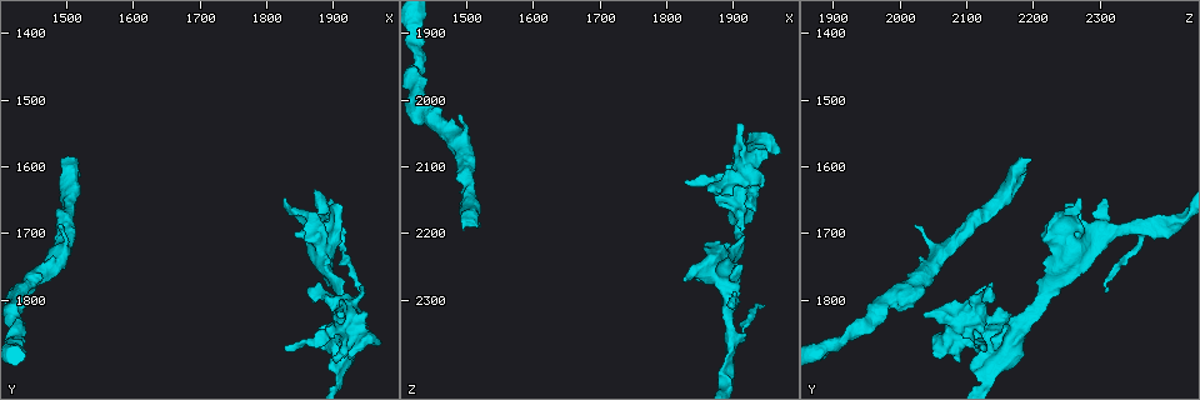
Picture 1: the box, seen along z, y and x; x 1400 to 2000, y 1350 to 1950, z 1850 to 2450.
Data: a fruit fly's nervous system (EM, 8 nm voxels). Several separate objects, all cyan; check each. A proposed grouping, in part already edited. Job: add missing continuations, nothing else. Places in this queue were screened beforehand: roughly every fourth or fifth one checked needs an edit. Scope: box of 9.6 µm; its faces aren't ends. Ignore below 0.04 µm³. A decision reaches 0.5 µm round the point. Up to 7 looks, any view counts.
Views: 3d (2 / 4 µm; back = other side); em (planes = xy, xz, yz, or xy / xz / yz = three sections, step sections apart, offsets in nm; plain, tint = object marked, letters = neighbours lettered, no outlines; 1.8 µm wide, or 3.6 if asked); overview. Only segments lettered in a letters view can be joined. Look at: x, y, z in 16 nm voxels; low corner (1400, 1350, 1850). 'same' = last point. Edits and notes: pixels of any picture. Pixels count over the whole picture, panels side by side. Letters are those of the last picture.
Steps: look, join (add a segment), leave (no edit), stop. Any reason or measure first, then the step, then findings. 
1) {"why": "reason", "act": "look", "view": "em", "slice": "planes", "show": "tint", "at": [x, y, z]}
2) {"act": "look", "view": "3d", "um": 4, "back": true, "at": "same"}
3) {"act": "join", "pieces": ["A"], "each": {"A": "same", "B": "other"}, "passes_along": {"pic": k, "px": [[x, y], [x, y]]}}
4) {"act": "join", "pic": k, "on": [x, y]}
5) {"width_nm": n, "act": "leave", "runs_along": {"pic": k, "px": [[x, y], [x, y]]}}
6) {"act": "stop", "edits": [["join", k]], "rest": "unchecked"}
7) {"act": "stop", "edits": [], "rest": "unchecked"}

{"why": "free end", "act": "look", "view": "3d", "um": 4, "at": [1905, 1830, 2035]}

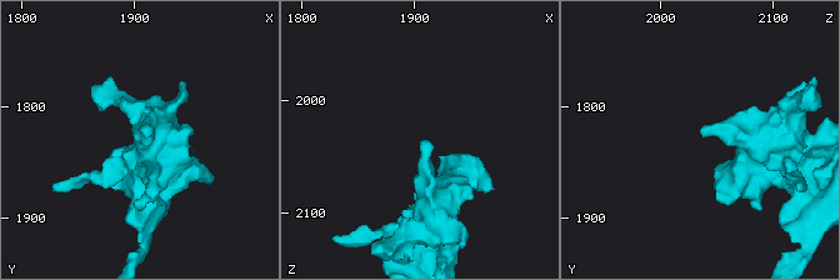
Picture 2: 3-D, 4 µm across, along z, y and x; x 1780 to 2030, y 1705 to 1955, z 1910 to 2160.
{"act": "look", "view": "em", "slice": "planes", "show": "letters", "at": [1906, 1826, 2038]}

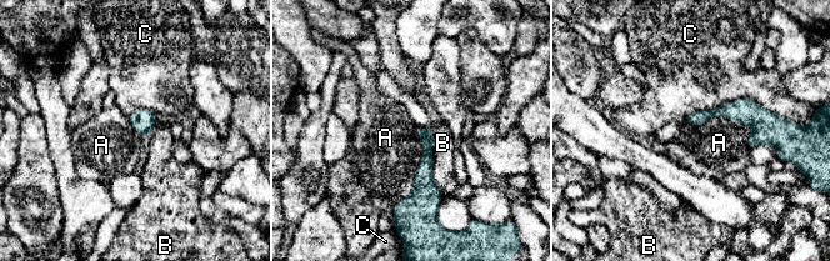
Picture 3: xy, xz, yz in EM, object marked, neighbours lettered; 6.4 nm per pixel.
{"act": "leave", "each": {"A": "other", "B": "other", "C": "other"}, "border": {"pic": 3, "px": [[685, 120], [746, 123], [750, 149]]}, "found": "none of them fits"}

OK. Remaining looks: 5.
{"why": "stops while still wide", "act": "look", "view": "em", "slice": "planes", "show": "letters", "at": [1930, 1820, 2170]}

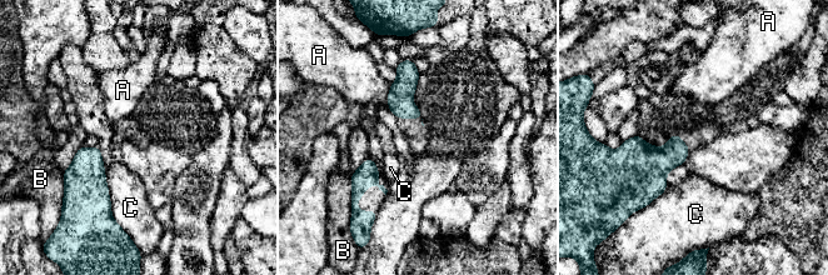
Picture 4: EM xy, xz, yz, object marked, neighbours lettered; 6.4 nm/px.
{"act": "leave", "each": {"A": "other", "B": "other", "C": "other"}, "border": {"pic": 4, "px": [[392, 84], [388, 91], [388, 108]]}, "found": "none of them fits"}

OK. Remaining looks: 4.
{"why": "end of a long branch", "act": "look", "view": "3d", "um": 2, "back": true, "at": [1495, 1590, 2195]}

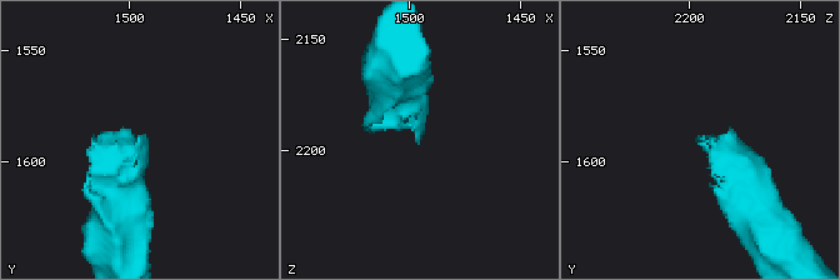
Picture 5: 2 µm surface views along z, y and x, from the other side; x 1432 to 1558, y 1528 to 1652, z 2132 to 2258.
{"act": "look", "view": "em", "slice": "planes", "show": "tint", "at": [1494, 1588, 2194]}

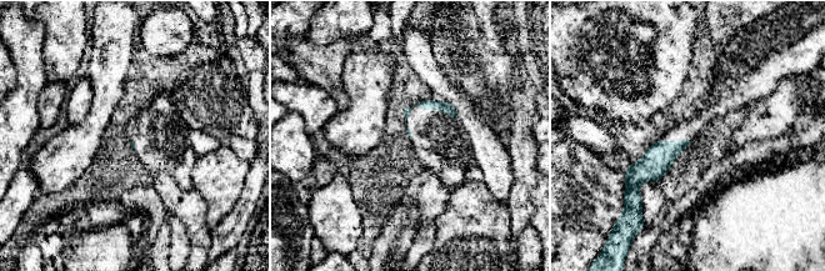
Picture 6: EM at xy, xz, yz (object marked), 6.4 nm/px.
{"act": "look", "view": "em", "slice": "planes", "show": "letters", "at": "same"}

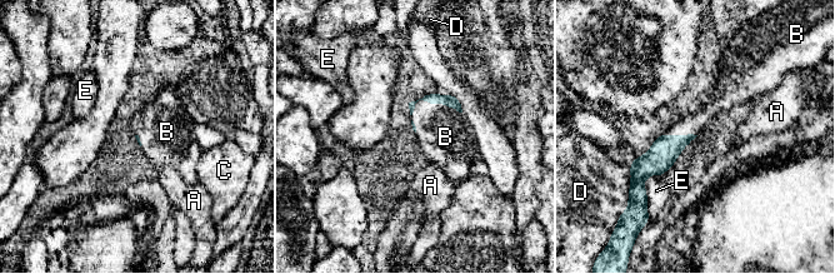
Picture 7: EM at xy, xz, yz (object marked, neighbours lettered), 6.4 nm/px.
{"act": "join", "pieces": ["B"], "each": {"A": "other", "B": "same", "C": "other", "D": "other", "E": "other"}, "found": "it goes on there"}

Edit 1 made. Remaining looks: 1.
{"act": "stop", "edits": [["join", 7]], "rest": "unchecked"}

